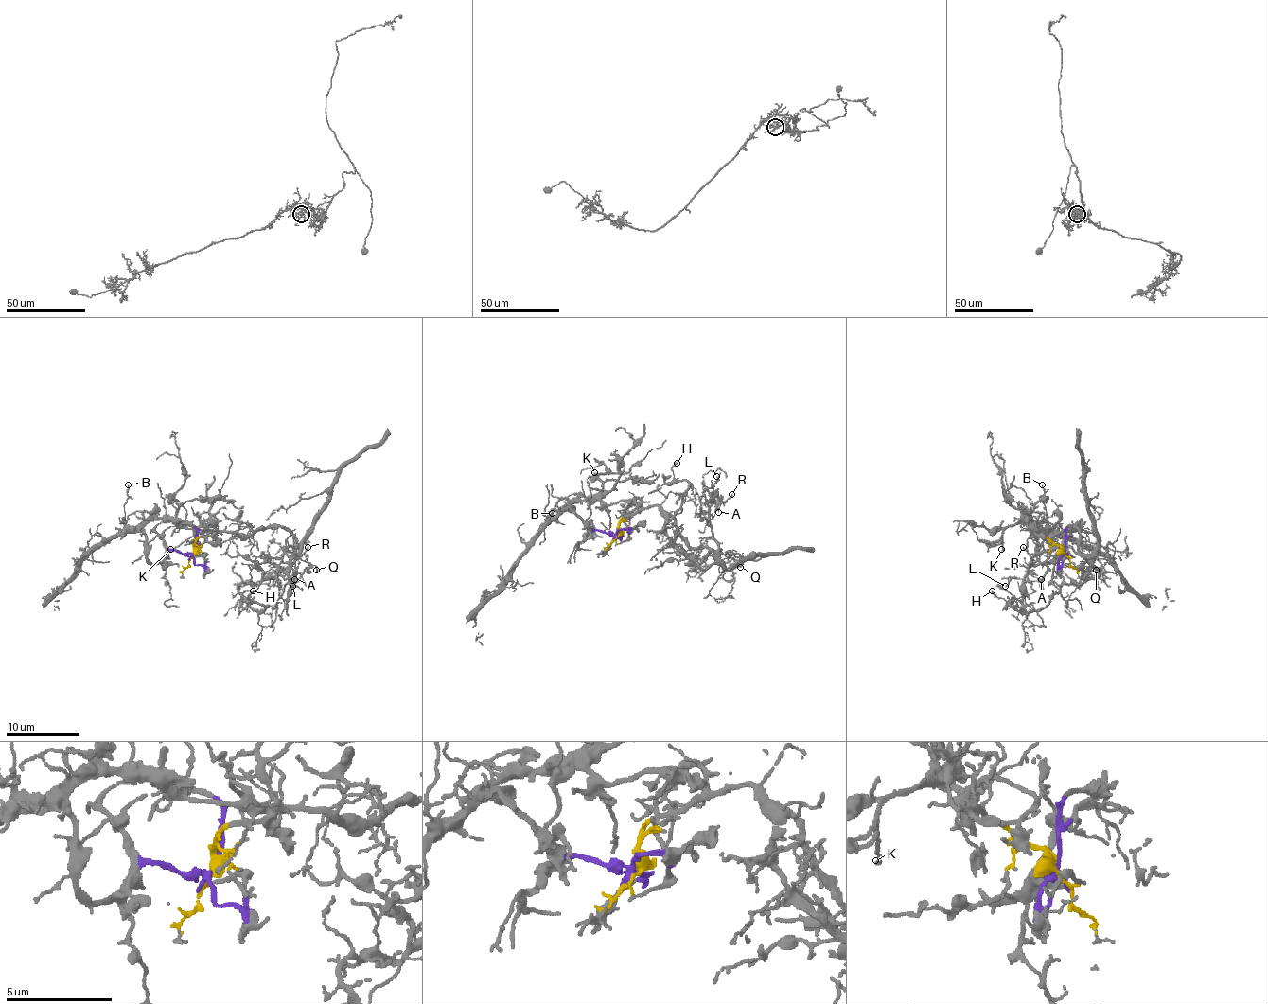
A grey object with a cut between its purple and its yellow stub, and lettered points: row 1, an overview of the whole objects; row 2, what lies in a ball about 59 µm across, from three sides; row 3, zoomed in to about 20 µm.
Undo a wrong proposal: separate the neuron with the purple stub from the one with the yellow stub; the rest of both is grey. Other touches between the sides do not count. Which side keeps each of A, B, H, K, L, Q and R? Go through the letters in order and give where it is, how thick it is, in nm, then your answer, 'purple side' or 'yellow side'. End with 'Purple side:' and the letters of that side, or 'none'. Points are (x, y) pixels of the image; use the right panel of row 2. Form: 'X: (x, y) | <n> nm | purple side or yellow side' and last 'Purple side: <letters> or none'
A: (1041, 579) | 110 nm | yellow side
B: (1042, 484) | 80 nm | purple side
H: (992, 590) | 140 nm | yellow side
K: (1001, 549) | 150 nm | purple side
L: (1005, 586) | 100 nm | yellow side
Q: (1096, 570) | 70 nm | yellow side
R: (1023, 547) | 110 nm | yellow side
Purple side: B, K

